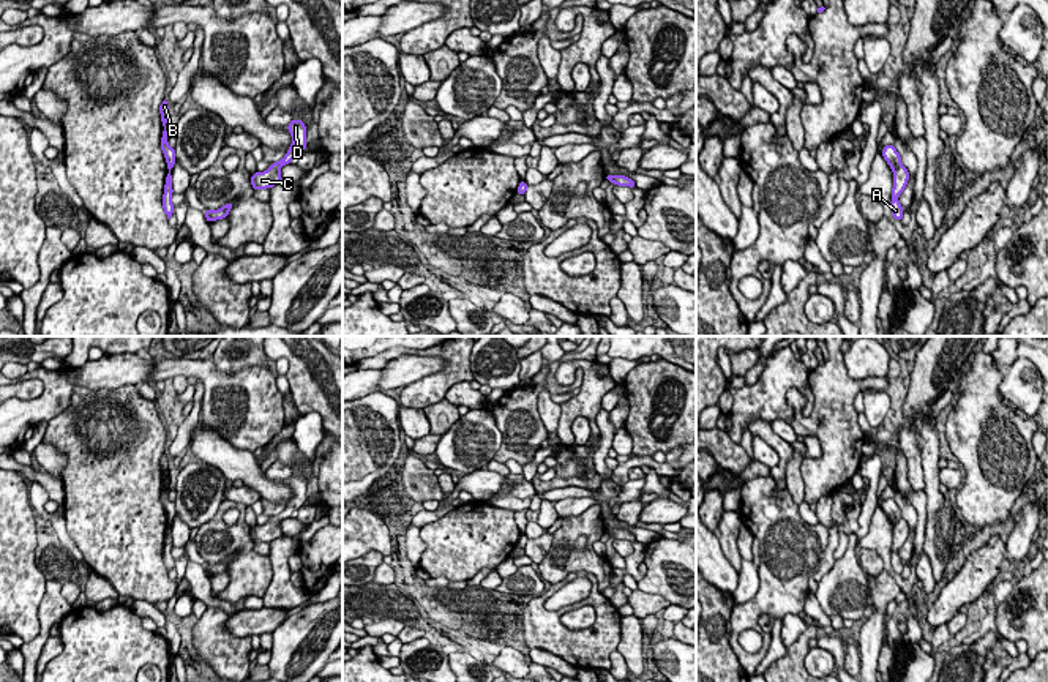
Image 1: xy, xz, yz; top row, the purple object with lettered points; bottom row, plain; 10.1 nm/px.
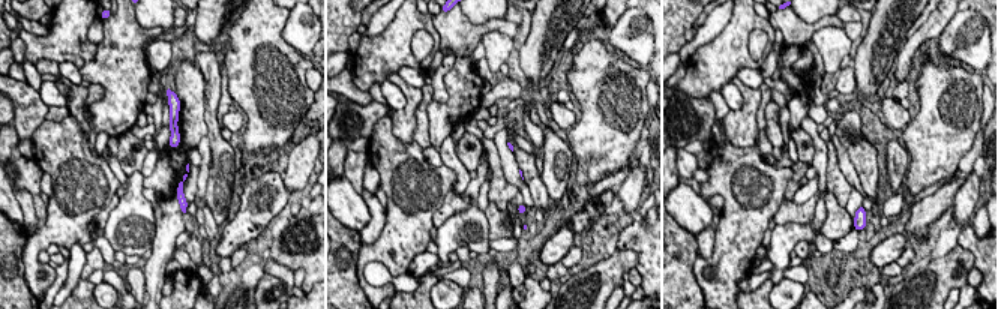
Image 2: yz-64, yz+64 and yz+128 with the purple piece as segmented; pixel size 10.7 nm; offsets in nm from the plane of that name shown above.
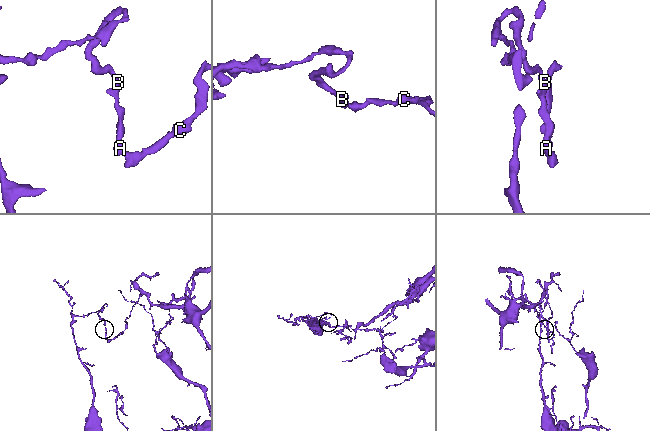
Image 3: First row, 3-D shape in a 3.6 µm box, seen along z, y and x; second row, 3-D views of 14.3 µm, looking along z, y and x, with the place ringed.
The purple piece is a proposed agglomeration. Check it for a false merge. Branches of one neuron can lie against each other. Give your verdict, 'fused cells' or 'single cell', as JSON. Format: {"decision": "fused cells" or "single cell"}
{"decision": "fused cells"}

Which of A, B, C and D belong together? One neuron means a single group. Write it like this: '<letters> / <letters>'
A C D / B

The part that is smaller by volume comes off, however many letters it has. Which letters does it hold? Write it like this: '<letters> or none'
A, C, D

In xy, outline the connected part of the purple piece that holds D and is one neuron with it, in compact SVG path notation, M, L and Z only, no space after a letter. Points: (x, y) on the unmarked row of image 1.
M294 474L287 478L287 485L292 489L292 499L289 500L287 507L283 513L273 516L267 524L256 526L251 529L251 538L253 543L270 543L275 538L283 537L283 530L279 527L279 523L286 518L290 518L290 515L300 508L306 500L306 480L303 474Z

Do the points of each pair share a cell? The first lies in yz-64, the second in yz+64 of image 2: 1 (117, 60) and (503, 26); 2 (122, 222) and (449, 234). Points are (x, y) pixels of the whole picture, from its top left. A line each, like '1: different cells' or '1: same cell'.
1: same cell
2: same cell

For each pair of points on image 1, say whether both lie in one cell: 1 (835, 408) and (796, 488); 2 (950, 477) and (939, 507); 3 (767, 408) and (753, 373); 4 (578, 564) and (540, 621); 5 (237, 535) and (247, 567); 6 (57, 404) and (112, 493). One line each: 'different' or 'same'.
1: different
2: different
3: different
4: different
5: same
6: different

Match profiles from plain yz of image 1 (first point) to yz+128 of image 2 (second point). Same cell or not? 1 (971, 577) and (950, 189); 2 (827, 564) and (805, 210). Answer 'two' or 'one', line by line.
1: two
2: one

